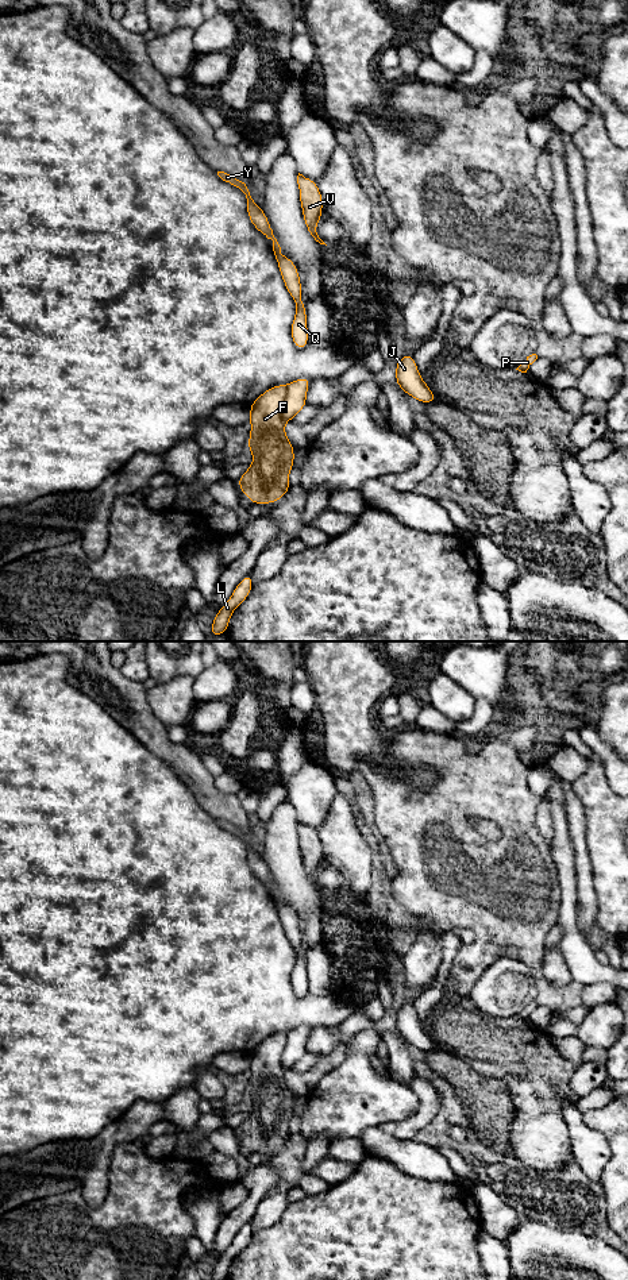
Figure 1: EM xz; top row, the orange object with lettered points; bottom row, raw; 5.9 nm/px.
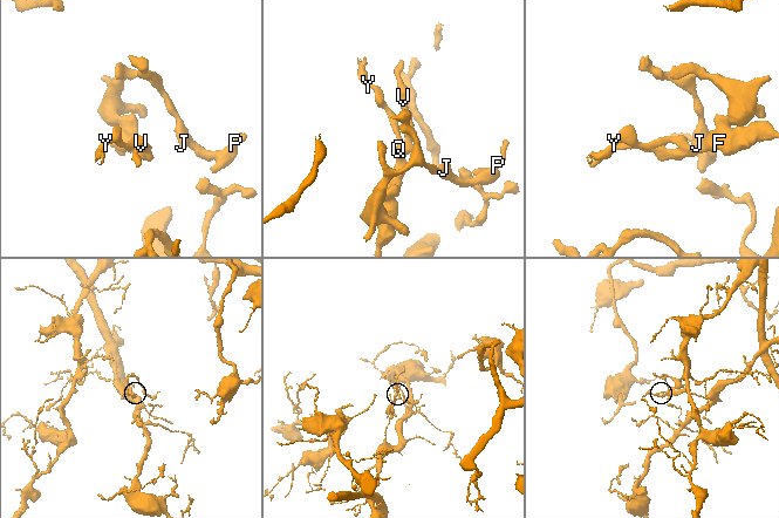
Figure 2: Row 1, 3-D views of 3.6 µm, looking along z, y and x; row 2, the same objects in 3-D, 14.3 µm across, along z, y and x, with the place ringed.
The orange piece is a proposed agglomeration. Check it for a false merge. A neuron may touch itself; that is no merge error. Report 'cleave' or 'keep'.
cleave

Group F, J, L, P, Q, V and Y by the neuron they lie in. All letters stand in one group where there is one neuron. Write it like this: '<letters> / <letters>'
F L Q Y / J P V

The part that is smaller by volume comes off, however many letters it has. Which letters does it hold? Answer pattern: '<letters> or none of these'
J, P, V

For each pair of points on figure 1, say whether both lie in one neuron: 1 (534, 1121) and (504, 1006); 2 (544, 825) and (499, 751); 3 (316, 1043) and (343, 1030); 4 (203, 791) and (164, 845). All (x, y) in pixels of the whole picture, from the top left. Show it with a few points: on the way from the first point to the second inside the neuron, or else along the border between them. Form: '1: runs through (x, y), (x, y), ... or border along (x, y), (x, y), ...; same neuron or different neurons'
1: border along (477, 1007), (488, 1016), (515, 1017); different neurons
2: border along (540, 797), (536, 829), (547, 841); different neurons
3: runs through (323, 1041), (336, 1037); same neuron
4: border along (177, 775), (196, 801), (216, 820); different neurons

